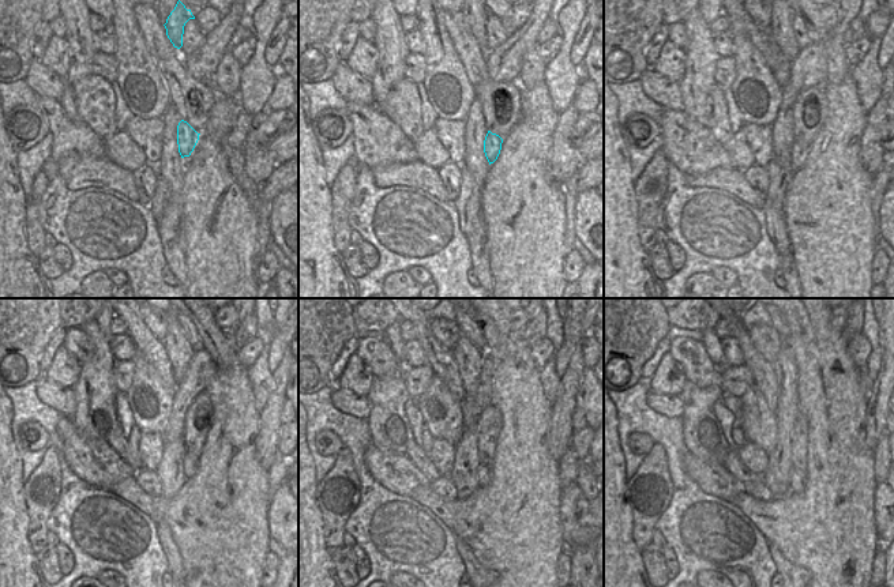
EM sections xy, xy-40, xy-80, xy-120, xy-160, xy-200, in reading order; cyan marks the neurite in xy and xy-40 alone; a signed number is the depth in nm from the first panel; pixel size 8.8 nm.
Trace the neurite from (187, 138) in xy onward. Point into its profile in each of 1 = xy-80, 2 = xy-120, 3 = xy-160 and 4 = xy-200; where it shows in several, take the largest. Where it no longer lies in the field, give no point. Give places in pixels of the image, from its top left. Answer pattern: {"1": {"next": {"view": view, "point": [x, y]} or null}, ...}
{"1": {"next": {"view": "xy-80", "point": [799, 150]}}, "2": {"next": {"view": "xy-120", "point": [190, 462]}}, "3": {"next": {"view": "xy-160", "point": [489, 477]}}, "4": {"next": {"view": "xy-200", "point": [797, 480]}}}

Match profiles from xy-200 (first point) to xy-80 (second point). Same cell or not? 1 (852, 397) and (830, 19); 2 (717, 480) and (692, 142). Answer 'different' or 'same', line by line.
1: different
2: same

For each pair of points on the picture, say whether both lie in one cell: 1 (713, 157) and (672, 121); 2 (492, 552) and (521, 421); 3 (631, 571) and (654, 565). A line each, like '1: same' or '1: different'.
1: same
2: same
3: different

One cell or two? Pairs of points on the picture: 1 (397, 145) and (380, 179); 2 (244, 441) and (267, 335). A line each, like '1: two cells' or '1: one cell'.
1: two cells
2: two cells

